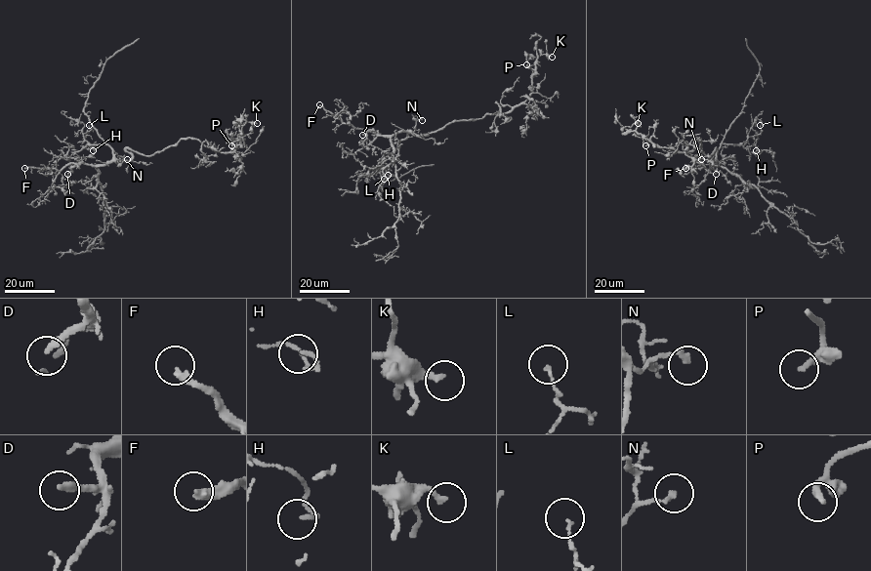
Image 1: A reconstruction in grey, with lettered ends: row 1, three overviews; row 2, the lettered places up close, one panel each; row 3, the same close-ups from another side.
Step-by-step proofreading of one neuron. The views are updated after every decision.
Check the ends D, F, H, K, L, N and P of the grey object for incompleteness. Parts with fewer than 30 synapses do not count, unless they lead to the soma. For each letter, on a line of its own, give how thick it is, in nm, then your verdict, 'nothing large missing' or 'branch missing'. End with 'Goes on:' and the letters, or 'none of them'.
D: calibre 240 nm; branch missing
F: calibre 280 nm; branch missing
H: calibre 120 nm; nothing large missing
K: calibre 200 nm; nothing large missing
L: calibre 90 nm; nothing large missing
N: calibre 180 nm; nothing large missing
P: calibre 240 nm; nothing large missing
Goes on: D, F

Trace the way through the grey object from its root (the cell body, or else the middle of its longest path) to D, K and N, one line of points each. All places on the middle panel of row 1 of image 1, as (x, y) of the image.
D: (427, 135), (406, 132), (393, 136), (367, 132), (362, 135)
K: (427, 135), (421, 135), (453, 122), (507, 113), (521, 104), (531, 91), (536, 55), (552, 57)
N: (427, 135), (413, 132), (415, 120), (422, 120)

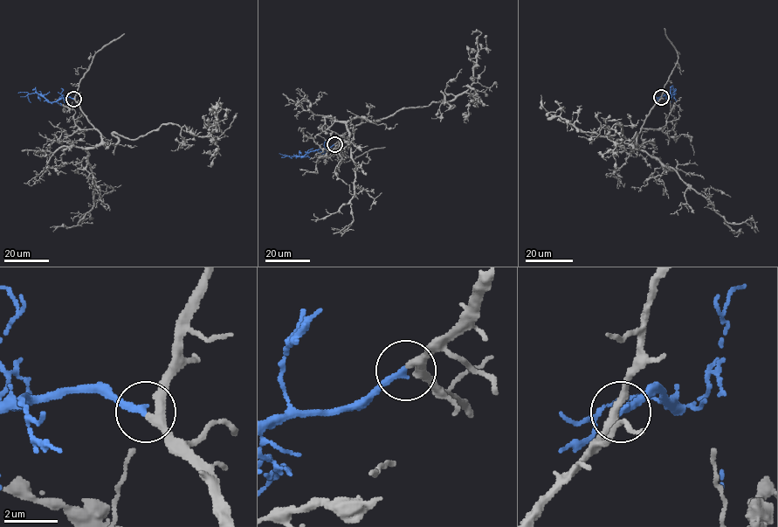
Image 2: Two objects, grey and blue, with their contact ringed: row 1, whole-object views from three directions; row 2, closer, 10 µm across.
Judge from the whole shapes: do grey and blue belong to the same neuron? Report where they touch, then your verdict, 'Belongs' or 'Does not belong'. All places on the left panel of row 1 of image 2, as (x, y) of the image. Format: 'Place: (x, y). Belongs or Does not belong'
Place: (73, 99). Belongs

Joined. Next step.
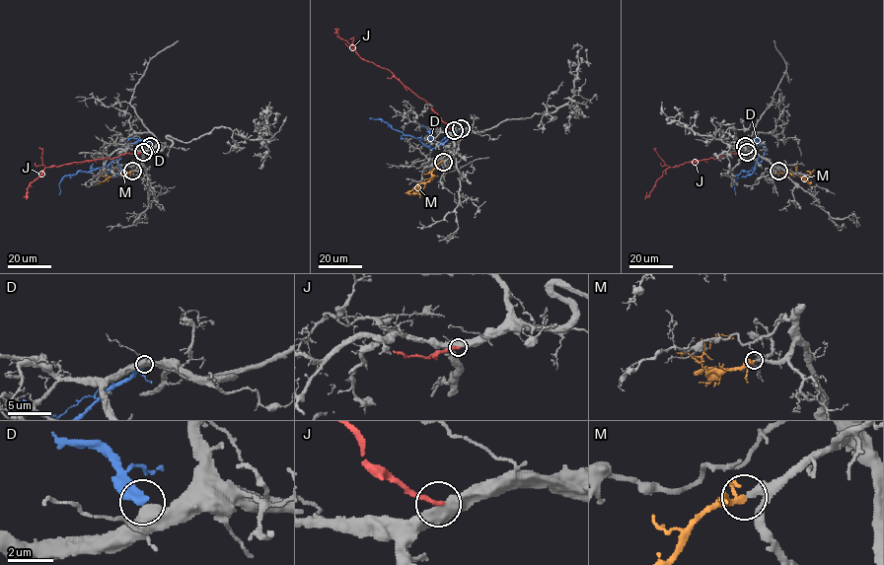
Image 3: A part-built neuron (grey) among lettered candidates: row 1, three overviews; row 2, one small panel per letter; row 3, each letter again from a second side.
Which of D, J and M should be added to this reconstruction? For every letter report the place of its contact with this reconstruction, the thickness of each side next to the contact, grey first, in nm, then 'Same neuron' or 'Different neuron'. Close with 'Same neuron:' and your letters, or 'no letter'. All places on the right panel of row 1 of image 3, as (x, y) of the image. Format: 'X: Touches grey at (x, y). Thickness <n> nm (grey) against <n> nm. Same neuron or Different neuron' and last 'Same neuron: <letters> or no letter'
D: Touches grey at (745, 146). Thickness 600 nm (grey) against 440 nm. Different neuron
J: Touches grey at (747, 152). Thickness 500 nm (grey) against 200 nm. Different neuron
M: Touches grey at (778, 171). Thickness 180 nm (grey) against 170 nm. Same neuron
Same neuron: M

